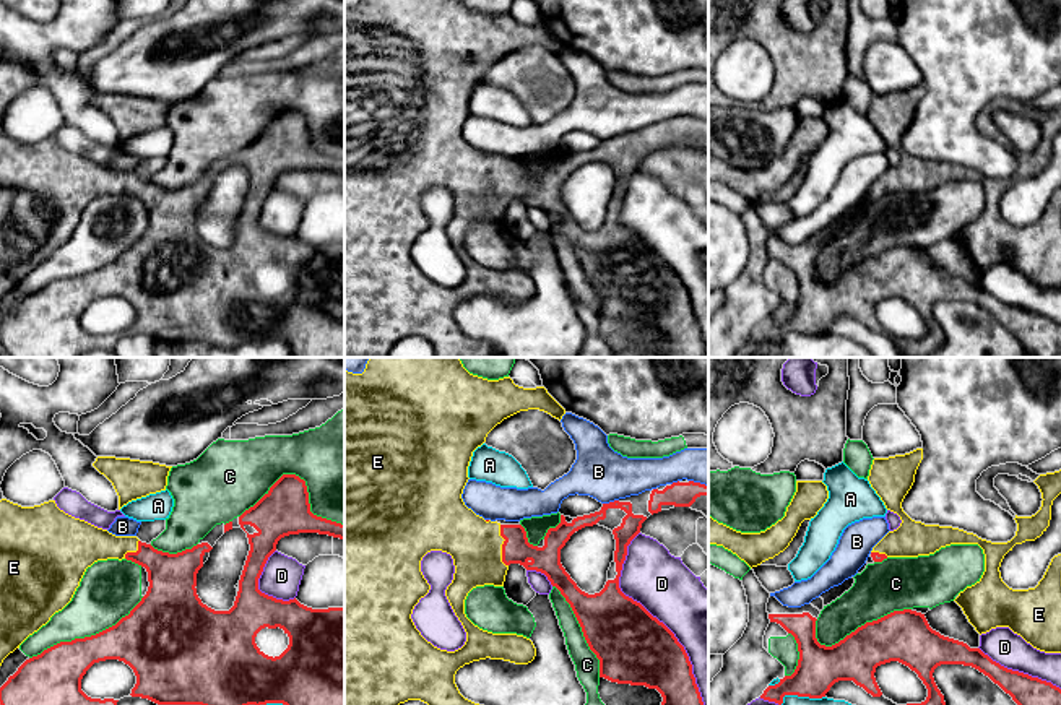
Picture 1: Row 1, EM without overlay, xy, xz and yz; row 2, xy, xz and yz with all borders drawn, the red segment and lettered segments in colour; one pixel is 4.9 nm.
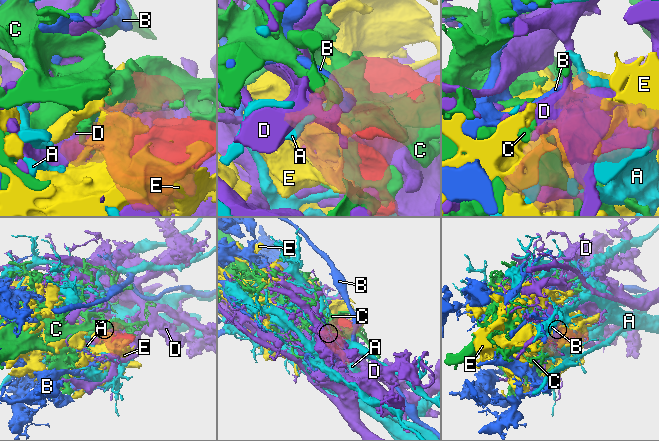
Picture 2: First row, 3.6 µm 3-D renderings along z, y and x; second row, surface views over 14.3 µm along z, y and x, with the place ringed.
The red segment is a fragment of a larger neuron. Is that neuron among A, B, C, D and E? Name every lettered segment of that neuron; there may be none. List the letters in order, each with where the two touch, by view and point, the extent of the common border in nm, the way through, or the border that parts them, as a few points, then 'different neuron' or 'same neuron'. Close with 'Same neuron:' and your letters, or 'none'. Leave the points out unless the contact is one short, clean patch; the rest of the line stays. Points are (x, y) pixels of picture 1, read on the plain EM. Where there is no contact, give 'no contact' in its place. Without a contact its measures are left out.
A: contact xy (229, 346); length 650 nm; different neuron
B: contact xz (610, 138); length 80 nm; different neuron
C: contact xy (303, 116); length 500 nm; different neuron
D: contact xz (662, 259); length 1000 nm; different neuron
E: contact xz (502, 182); length 220 nm; same neuron
Same neuron: E

